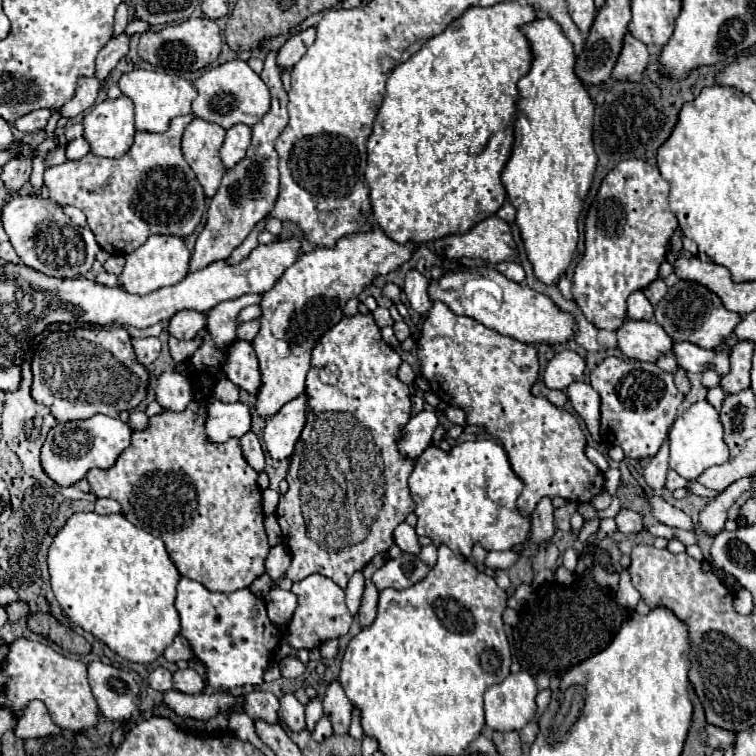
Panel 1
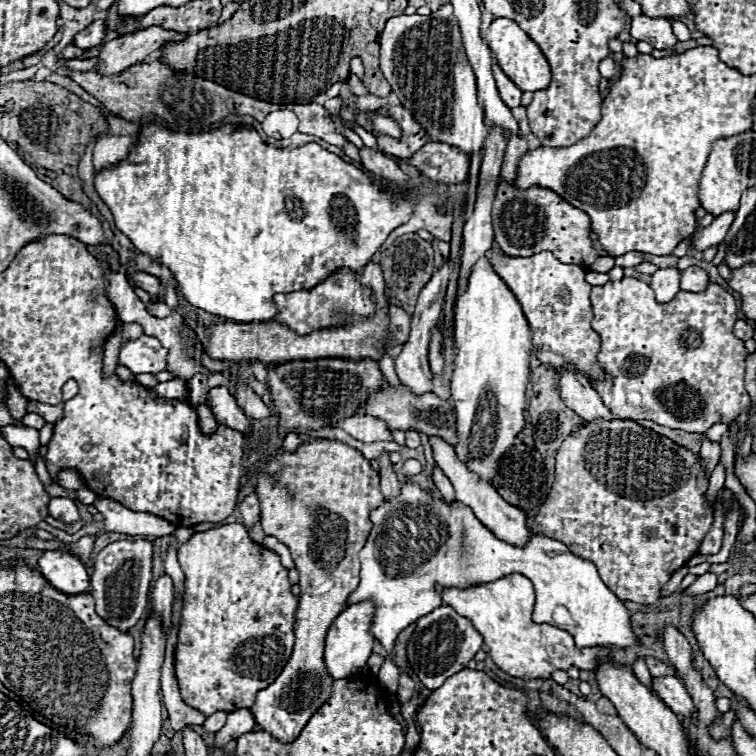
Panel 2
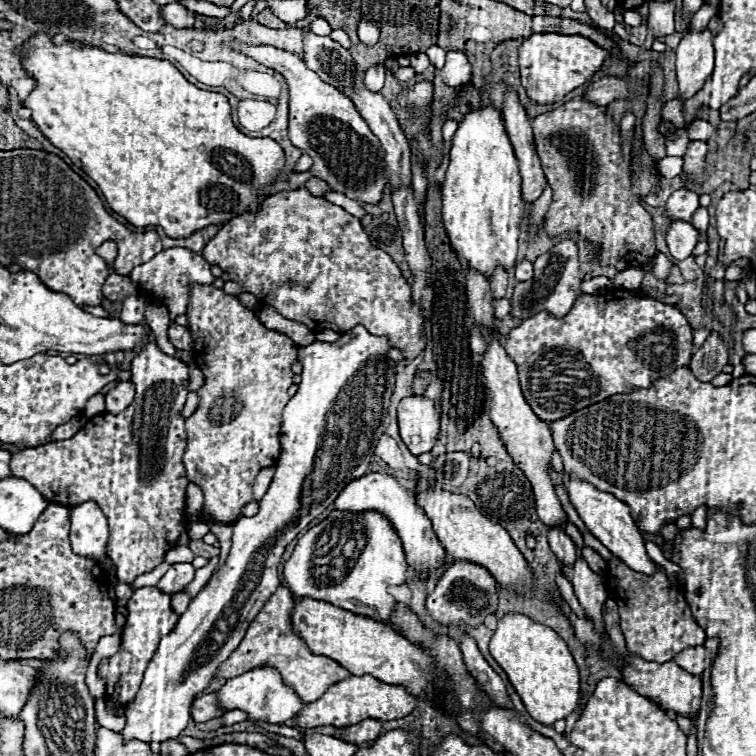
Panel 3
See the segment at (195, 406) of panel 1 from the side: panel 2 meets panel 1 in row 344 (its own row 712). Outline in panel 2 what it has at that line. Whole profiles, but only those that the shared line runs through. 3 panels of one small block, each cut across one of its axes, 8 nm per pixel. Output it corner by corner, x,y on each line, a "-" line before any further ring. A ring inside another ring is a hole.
240,522
196,532
186,544
180,546
178,560
186,574
178,644
174,652
180,694
188,706
200,710
204,716
218,710
234,712
238,708
250,708
254,704
254,696
278,678
292,654
296,624
294,612
298,608
298,598
290,592
288,570
282,568
278,554
250,540
248,530
-
244,642
246,650
236,650

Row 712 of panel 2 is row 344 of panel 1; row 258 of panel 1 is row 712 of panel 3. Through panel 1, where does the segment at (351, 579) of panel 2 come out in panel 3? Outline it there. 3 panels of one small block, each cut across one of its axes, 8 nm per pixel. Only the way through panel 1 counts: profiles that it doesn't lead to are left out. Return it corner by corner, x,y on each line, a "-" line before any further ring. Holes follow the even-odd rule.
370,674
364,676
346,676
344,680
332,684
318,700
306,702
302,710
296,714
296,724
300,728
316,728
316,726
334,726
334,728
344,728
358,724
366,718
376,718
376,720
394,720
410,714
418,704
418,698
408,694
404,686
392,686
376,680

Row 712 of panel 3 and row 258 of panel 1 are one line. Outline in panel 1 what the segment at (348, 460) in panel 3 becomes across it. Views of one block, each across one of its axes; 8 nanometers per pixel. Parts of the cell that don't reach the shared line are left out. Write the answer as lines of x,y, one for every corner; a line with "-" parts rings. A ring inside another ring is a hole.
154,234
142,246
126,254
126,266
118,274
118,284
128,294
150,294
158,288
178,284
188,274
188,262
190,262
190,252
182,238

